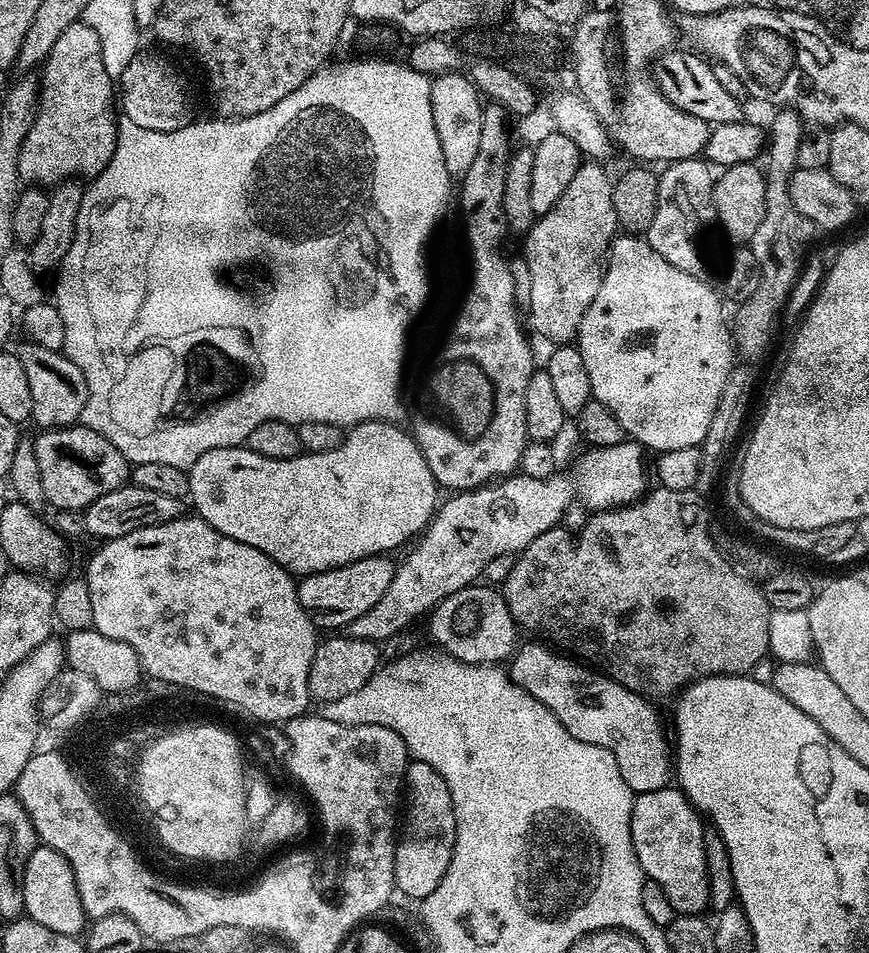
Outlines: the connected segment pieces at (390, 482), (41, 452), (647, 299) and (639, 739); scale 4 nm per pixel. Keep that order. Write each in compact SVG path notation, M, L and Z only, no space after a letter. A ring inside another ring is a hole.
M386 420L362 422L347 429L344 441L334 450L304 452L289 460L262 458L262 454L254 454L246 446L210 450L206 454L202 454L202 458L198 458L198 462L194 462L192 468L187 469L190 504L192 500L193 506L196 507L193 508L195 515L210 526L214 526L214 530L218 530L238 542L246 542L246 546L254 546L258 550L262 550L262 554L274 558L274 562L278 562L278 566L282 566L296 578L334 570L338 566L346 566L350 562L358 562L362 558L392 554L395 548L402 547L404 543L407 545L409 541L423 533L432 517L436 515L438 507L438 499L436 500L438 485L434 474L430 474L430 466L426 466L426 458L421 454L416 441L403 427L400 429L398 425L399 423Z
M73 426L44 430L39 435L34 440L38 474L42 474L44 499L49 505L53 504L53 509L89 508L95 500L102 498L102 494L110 494L110 490L118 490L129 483L128 459L114 442L106 442L102 434L83 426Z
M620 234L610 245L610 255L607 257L606 267L600 277L598 294L594 294L594 302L590 302L580 323L580 329L576 331L574 344L582 354L586 374L590 374L590 386L594 399L602 406L606 406L610 410L610 414L614 414L614 418L618 418L625 437L631 438L645 449L653 448L653 453L694 448L703 445L708 438L710 422L714 418L716 408L720 405L720 395L724 392L728 376L734 367L734 361L732 361L734 341L730 324L727 319L724 321L724 308L720 305L722 296L717 289L716 292L708 285L708 282L694 278L690 274L682 274L682 270L678 270L678 266L670 266L670 262L666 262L666 258L662 258L662 254L658 254L649 246L647 239L636 234Z
M543 643L540 644L524 644L513 654L512 668L510 667L513 682L520 688L525 688L535 700L542 702L542 706L552 711L558 722L566 726L569 734L578 738L578 742L610 750L610 754L614 754L614 762L618 762L618 770L622 770L622 778L626 778L626 786L630 786L633 794L669 787L674 776L674 756L670 751L669 733L668 736L664 733L664 724L660 721L655 706L652 705L655 703L649 697L642 696L639 692L632 692L618 681L611 680L587 663L571 655L561 654Z

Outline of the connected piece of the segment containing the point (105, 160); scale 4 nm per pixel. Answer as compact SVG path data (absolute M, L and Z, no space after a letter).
M83 19L75 20L70 26L66 26L66 30L62 30L58 42L54 42L54 50L50 50L47 60L42 65L42 71L44 71L44 76L42 75L42 95L39 98L39 111L36 114L36 121L30 126L30 132L22 144L21 153L18 157L20 179L32 186L55 186L61 184L63 180L84 178L80 176L94 178L107 166L114 154L116 129L118 127L117 113L116 116L112 113L112 104L114 108L114 78L110 74L106 74L106 65L102 62L102 42L98 42L98 34L94 34L94 30L90 30L90 26L86 26Z

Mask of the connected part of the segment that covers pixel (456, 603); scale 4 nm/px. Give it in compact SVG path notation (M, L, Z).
M477 582L458 590L432 609L430 619L428 632L440 643L437 645L449 656L467 664L499 665L516 648L518 625L495 587Z

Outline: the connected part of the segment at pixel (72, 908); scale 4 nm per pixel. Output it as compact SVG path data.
M40 844L32 851L24 867L24 877L20 885L27 919L42 922L46 930L54 930L67 936L79 937L85 931L86 917L78 886L74 882L74 870L70 862L66 862L66 858L58 854L58 850Z

